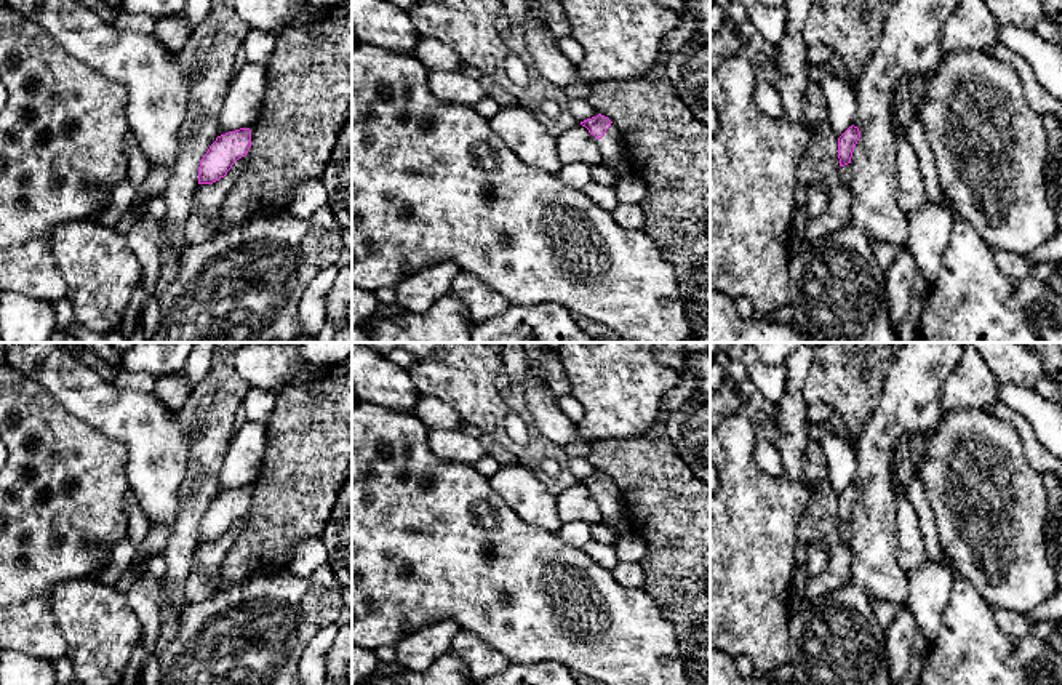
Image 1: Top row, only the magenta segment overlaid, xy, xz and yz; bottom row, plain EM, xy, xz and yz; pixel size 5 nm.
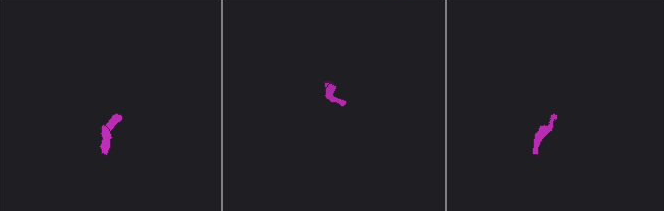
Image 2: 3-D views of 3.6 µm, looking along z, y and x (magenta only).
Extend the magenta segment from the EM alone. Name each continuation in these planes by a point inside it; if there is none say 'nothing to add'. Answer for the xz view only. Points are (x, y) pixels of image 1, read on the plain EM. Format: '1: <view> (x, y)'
1: xz (614, 512)

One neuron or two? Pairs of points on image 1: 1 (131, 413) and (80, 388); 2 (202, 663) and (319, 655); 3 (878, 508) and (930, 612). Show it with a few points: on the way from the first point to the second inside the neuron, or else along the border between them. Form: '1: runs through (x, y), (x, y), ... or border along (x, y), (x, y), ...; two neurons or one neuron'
1: runs through (119, 413), (93, 400); one neuron
2: border along (325, 626), (304, 650), (298, 668); two neurons
3: border along (906, 573), (907, 602); two neurons

